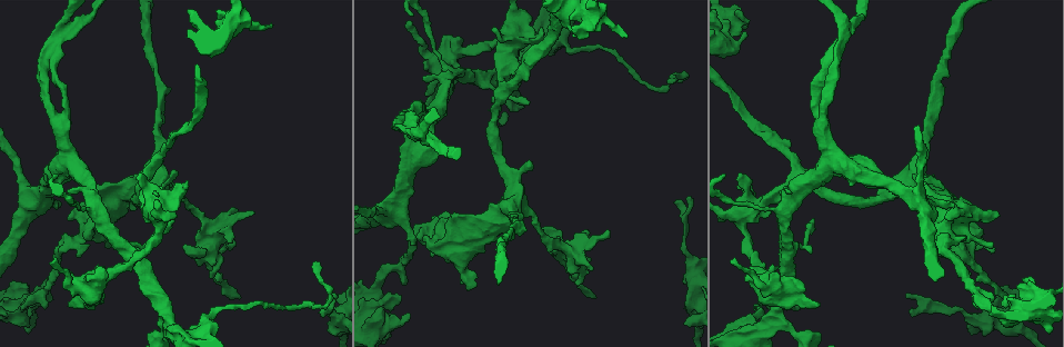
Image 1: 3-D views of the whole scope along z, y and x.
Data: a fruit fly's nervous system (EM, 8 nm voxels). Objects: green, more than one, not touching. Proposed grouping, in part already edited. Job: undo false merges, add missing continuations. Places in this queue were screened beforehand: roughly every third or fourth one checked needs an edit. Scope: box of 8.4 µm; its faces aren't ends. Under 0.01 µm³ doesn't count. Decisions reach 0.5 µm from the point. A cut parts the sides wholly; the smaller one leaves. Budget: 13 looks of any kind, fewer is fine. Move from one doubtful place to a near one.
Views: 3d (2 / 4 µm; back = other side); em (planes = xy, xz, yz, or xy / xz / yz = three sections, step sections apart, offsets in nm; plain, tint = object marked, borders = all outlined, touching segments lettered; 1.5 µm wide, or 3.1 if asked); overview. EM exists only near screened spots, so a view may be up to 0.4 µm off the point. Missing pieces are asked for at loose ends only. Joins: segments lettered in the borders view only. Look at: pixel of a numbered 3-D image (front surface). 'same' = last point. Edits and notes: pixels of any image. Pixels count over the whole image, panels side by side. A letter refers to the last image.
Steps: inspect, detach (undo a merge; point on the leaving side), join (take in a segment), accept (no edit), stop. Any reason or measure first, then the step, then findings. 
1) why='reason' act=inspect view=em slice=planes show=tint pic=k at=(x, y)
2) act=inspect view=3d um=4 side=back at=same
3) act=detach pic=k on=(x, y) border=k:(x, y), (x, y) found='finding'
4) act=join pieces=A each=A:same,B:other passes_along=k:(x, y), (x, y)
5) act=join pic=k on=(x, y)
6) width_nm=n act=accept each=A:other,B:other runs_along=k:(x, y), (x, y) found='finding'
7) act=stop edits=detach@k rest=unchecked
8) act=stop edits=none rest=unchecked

why='free end' act=inspect view=em slice=xy step=4 show=borders pic=1 at=(1026, 278)

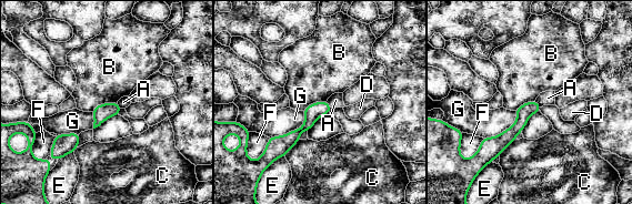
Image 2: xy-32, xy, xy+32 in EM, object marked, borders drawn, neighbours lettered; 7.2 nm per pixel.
longest_contact=G:320nm act=accept each=A:other,B:other,C:other,D:other,E:other,F:other,G:other border=2:(117, 101), (97, 104), (90, 111) found='none of them fits'

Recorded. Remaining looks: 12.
why='stops while still wide' act=inspect view=em slice=planes show=borders pic=1 at=(185, 246)

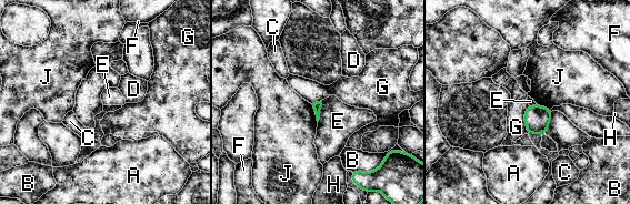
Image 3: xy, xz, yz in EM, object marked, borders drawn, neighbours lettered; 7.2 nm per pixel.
longest_contact=G:200nm act=accept each=A:other,B:other,C:other,D:other,E:other,F:other,G:other,H:other,J:other found='no lettered segment goes on from it'

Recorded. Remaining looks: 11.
why='tapers out' act=inspect view=em slice=xy step=8 show=borders pic=1 at=(322, 316)

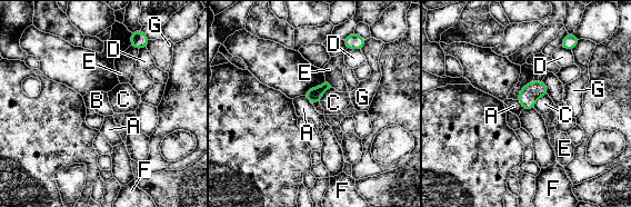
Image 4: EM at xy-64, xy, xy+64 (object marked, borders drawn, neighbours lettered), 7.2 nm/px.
act=accept each=A:other,B:other,C:other,D:other,E:other,F:other,G:other border=4:(347, 48), (360, 50) found='no lettered segment goes on from it'

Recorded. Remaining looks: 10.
why='free end' act=inspect view=3d um=2 pic=1 at=(684, 325)

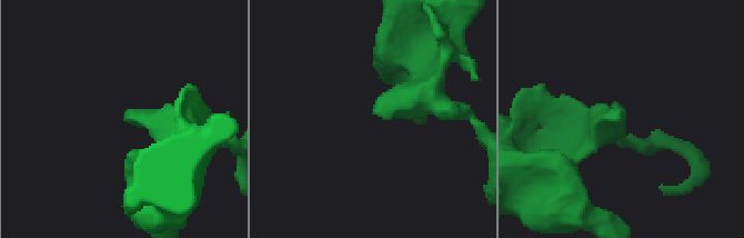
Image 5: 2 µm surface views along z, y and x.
act=inspect view=em slice=yz step=8 show=tint pic=5 at=(619, 120)

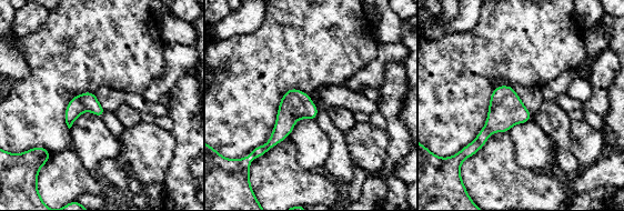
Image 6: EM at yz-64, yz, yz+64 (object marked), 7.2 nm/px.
act=inspect view=em slice=planes show=borders at=same

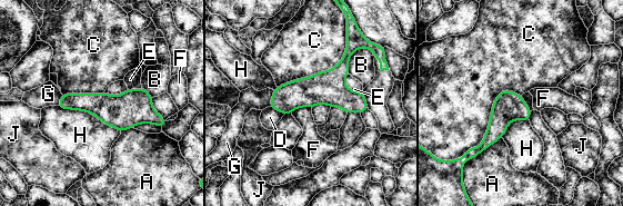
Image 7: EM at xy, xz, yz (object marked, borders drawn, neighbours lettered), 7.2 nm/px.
act=accept each=A:other,B:other,C:other,D:other,E:other,F:other,G:other,H:other,J:other found='none of them fits'

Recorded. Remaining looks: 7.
why='calibre changes' act=inspect view=3d um=4 pic=1 at=(730, 20)

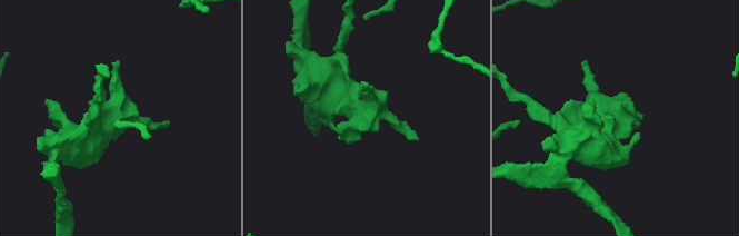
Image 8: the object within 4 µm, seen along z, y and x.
act=inspect view=em slice=planes show=tint pic=8 at=(131, 116)

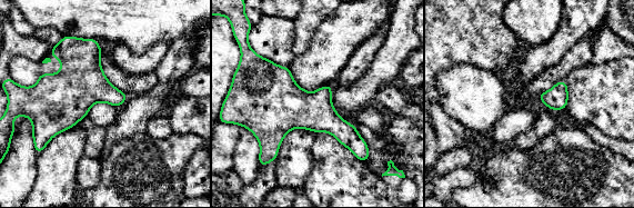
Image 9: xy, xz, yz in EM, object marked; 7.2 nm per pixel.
act=inspect view=em slice=planes show=borders at=same

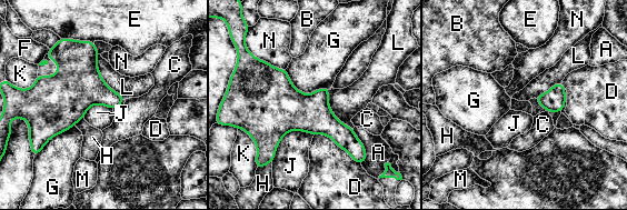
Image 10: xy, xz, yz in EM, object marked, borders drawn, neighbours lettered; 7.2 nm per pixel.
act=accept each=A:other,B:other,C:other,D:other,E:other,F:other,G:other,H:other,J:other,K:other,L:other,M:other,N:other found='all the same neuron'

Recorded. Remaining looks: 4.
act=stop edits=none rest=unchecked

